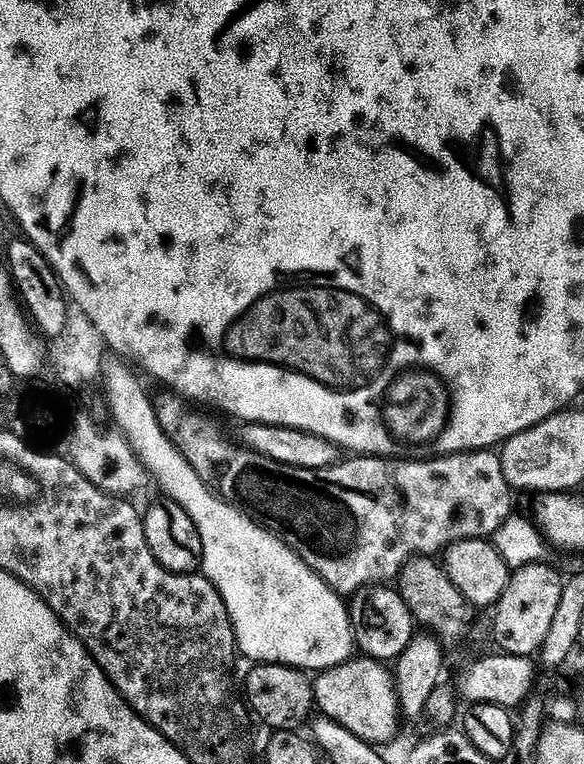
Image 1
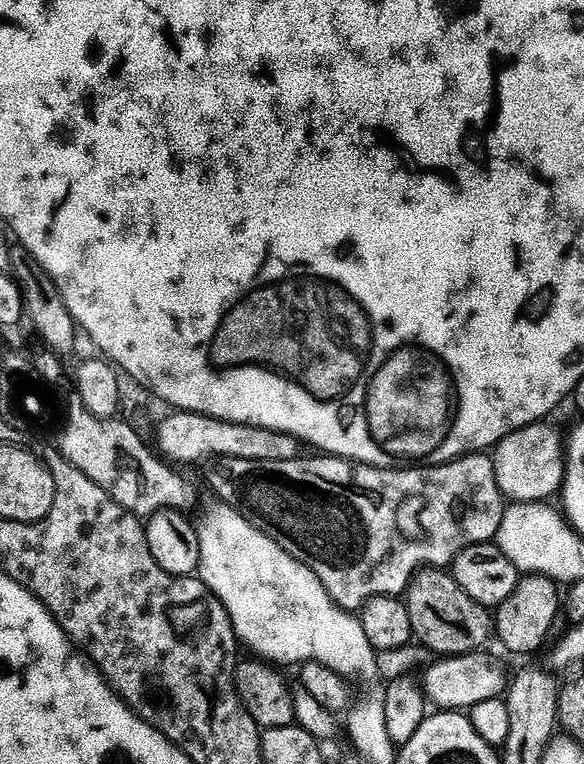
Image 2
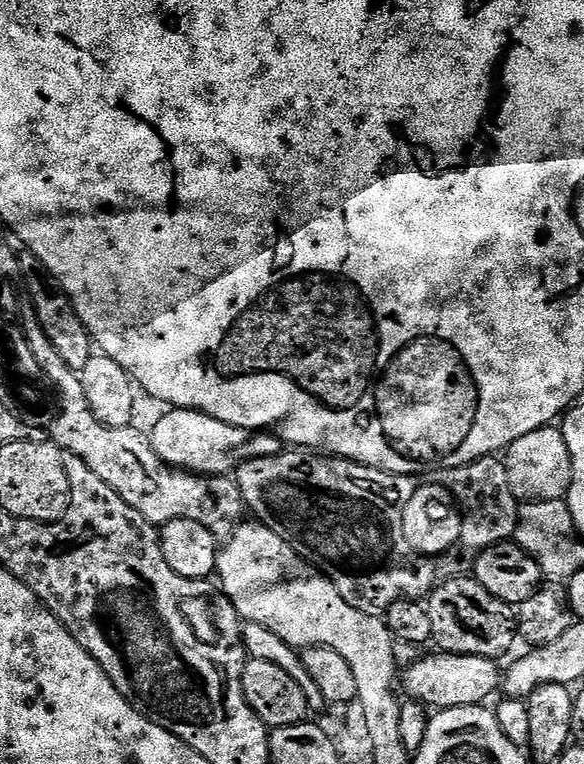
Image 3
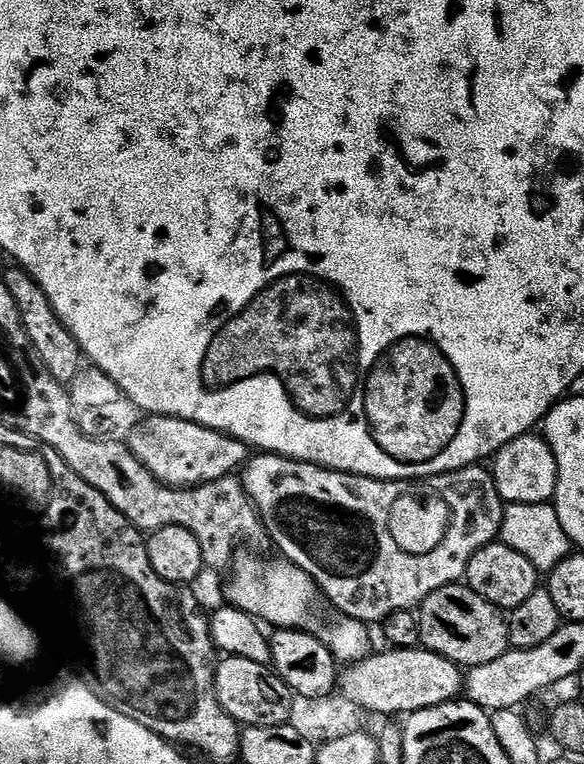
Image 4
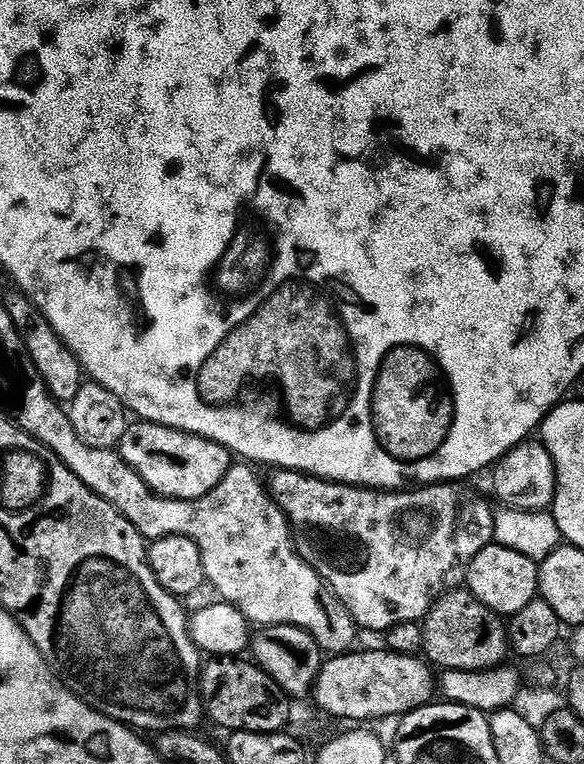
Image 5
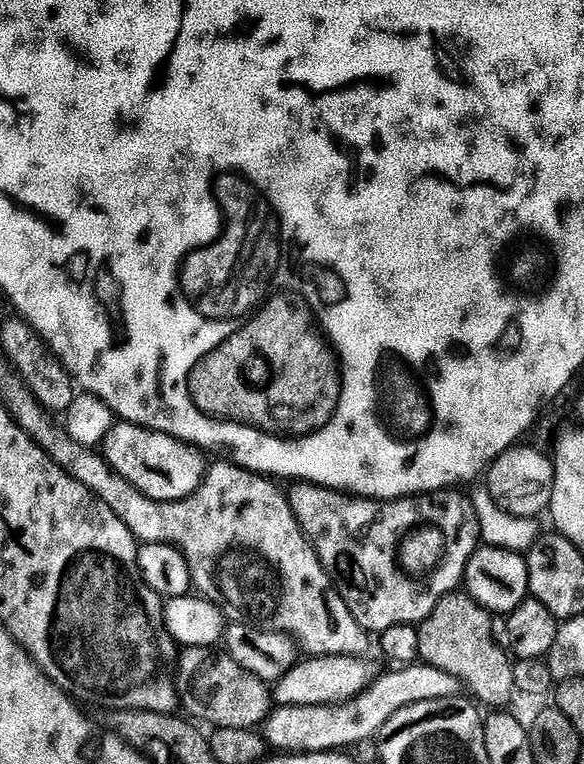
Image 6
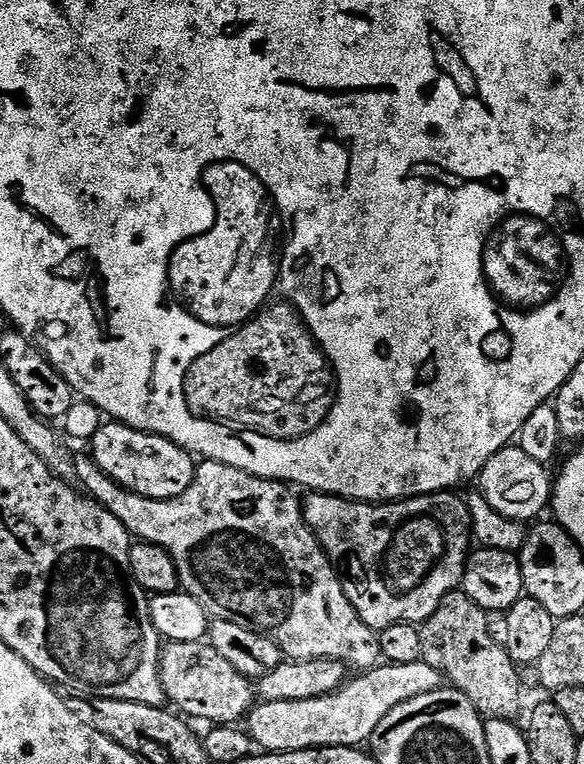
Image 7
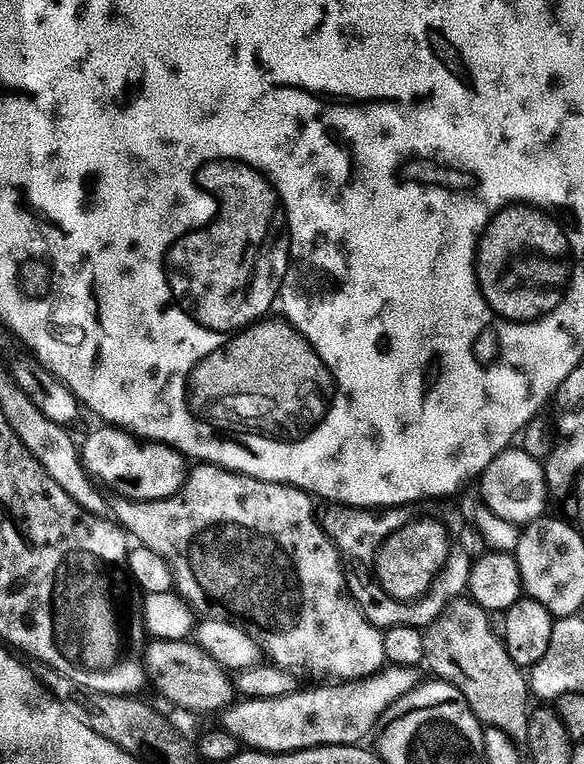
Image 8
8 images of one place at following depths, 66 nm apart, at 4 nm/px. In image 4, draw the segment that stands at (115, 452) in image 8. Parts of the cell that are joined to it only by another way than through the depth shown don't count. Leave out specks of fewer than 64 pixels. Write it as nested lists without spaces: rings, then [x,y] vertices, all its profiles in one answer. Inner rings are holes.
[[[148,416],[142,419],[134,430],[130,430],[126,443],[134,458],[142,462],[144,469],[155,480],[169,488],[185,490],[233,475],[250,456],[248,445],[235,440],[233,436],[173,416]]]

